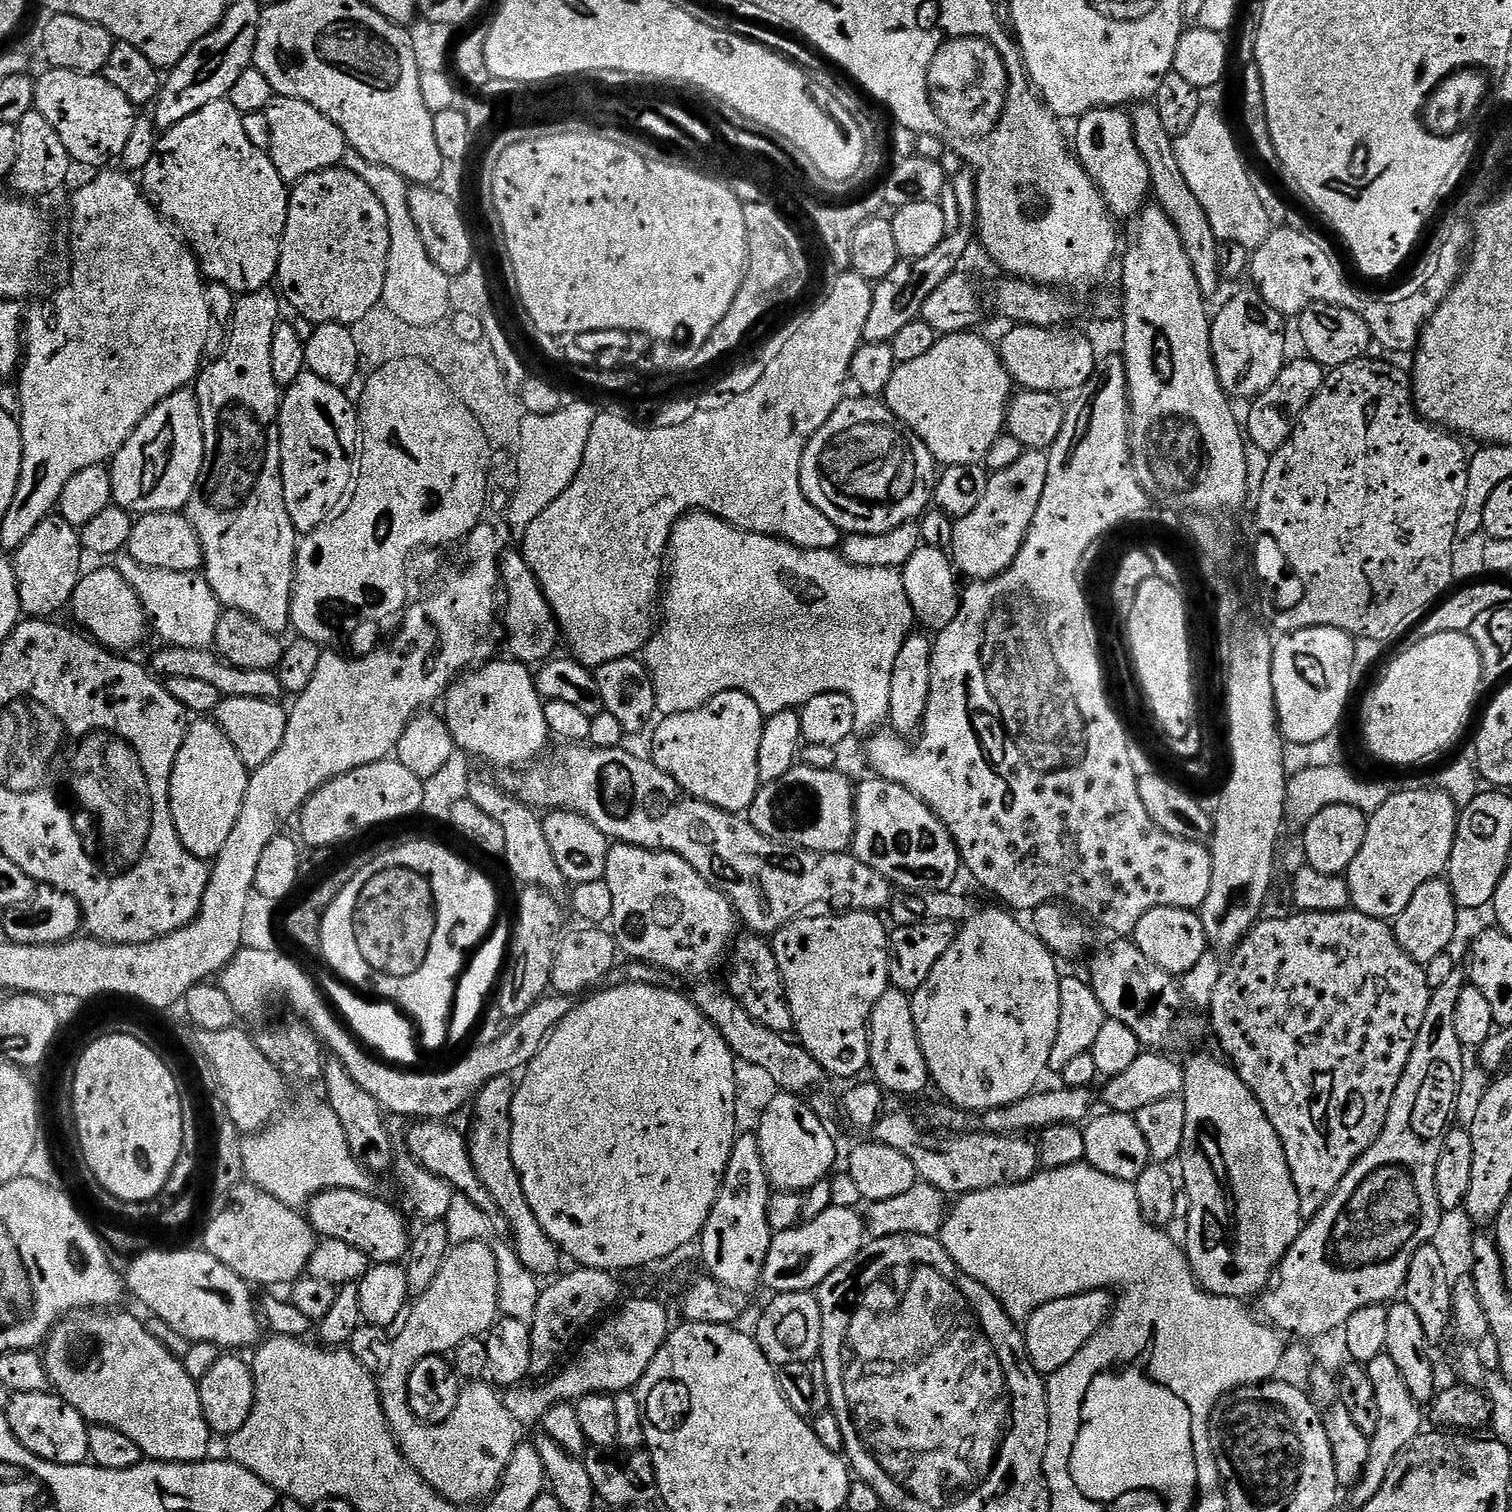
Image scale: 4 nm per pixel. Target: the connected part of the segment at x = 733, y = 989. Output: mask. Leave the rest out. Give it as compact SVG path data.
M740 934L734 941L734 951L727 957L728 980L726 987L732 997L744 1007L746 1014L762 1026L785 1034L793 1031L790 1002L784 997L782 974L778 970L778 958L774 958L771 943L760 934Z

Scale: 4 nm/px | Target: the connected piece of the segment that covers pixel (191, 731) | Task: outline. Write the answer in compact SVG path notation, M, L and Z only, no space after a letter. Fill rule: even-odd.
M200 718L197 722L189 723L188 733L182 742L182 750L178 750L178 758L174 762L174 770L170 780L170 806L174 826L178 830L178 838L182 838L182 846L190 850L205 862L215 861L216 855L222 850L226 838L234 830L234 822L238 822L238 810L242 810L242 798L246 798L246 786L250 769L238 758L238 750L226 738L223 730L216 725L215 719Z

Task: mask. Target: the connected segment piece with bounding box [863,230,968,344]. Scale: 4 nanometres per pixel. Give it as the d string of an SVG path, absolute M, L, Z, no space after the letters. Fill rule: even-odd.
M961 230L945 235L944 240L938 242L938 246L934 246L934 250L930 250L930 254L922 258L901 258L898 266L894 266L894 270L890 270L886 278L875 281L870 314L864 327L864 344L887 344L894 338L894 334L898 334L898 330L903 330L909 322L920 319L926 298L930 298L930 294L934 294L934 290L938 290L938 286L942 286L942 282L946 282L946 278L950 278L950 274L954 274L963 265L960 263L968 252L966 232Z

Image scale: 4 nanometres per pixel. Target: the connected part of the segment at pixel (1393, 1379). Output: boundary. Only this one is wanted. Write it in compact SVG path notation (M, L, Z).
M1382 1355L1374 1358L1366 1366L1370 1378L1374 1382L1374 1390L1378 1393L1378 1407L1380 1407L1380 1419L1378 1421L1378 1430L1370 1437L1370 1458L1366 1458L1366 1470L1362 1470L1362 1478L1350 1490L1352 1496L1353 1509L1359 1510L1382 1490L1382 1482L1386 1482L1386 1474L1394 1466L1394 1462L1403 1453L1404 1449L1409 1448L1416 1437L1420 1435L1425 1427L1422 1406L1410 1394L1409 1387L1406 1386L1406 1378L1394 1366L1394 1358Z

